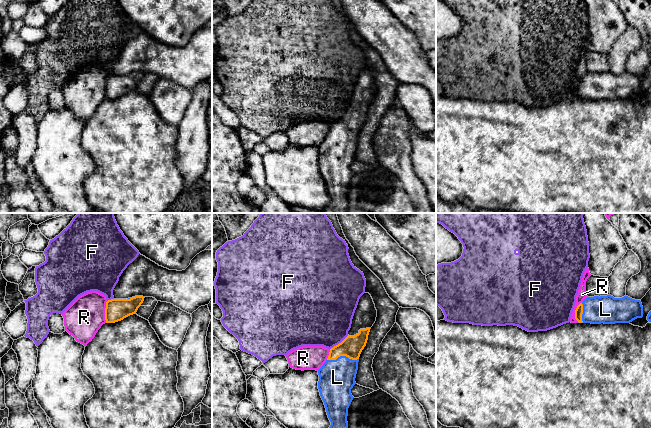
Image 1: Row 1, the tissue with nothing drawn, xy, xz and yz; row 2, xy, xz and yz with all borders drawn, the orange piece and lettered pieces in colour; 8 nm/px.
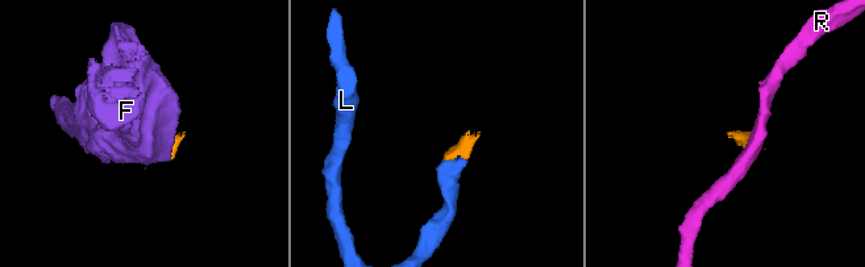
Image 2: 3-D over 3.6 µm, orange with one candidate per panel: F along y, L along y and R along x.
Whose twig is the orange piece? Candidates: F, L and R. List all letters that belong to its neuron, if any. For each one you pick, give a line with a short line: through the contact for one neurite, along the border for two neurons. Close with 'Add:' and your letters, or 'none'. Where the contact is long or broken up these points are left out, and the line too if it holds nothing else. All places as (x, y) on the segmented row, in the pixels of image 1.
L: line xz (352, 346), (342, 355), (342, 364), (337, 377)
Add: L

